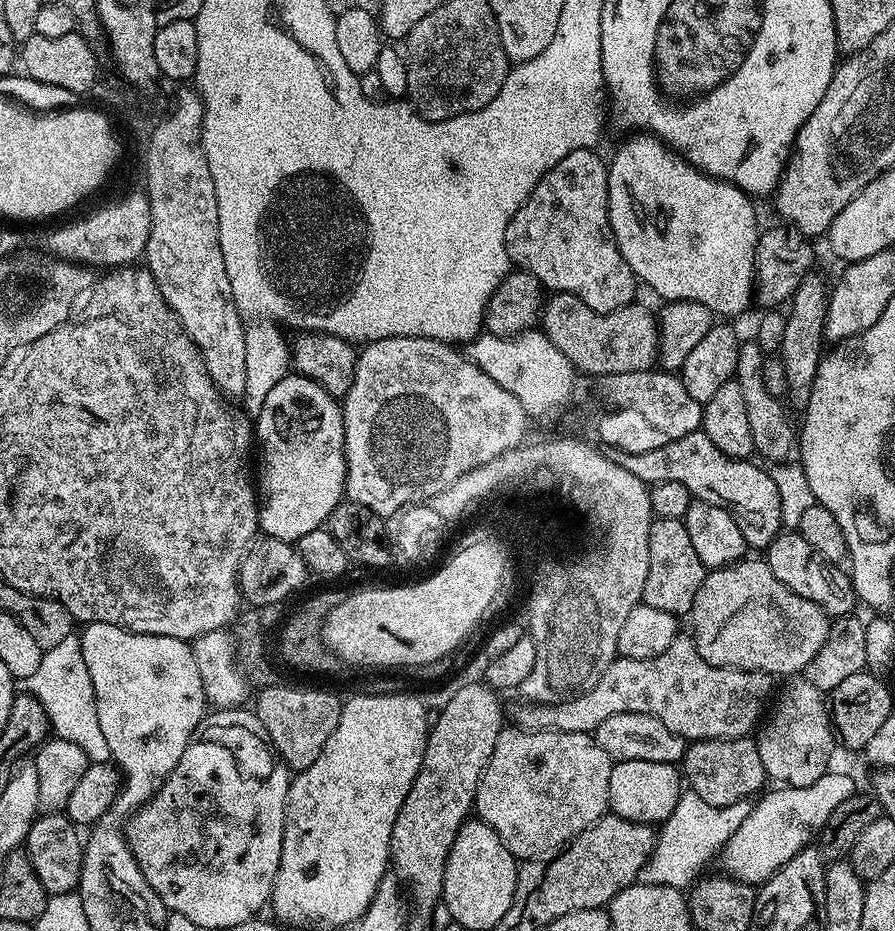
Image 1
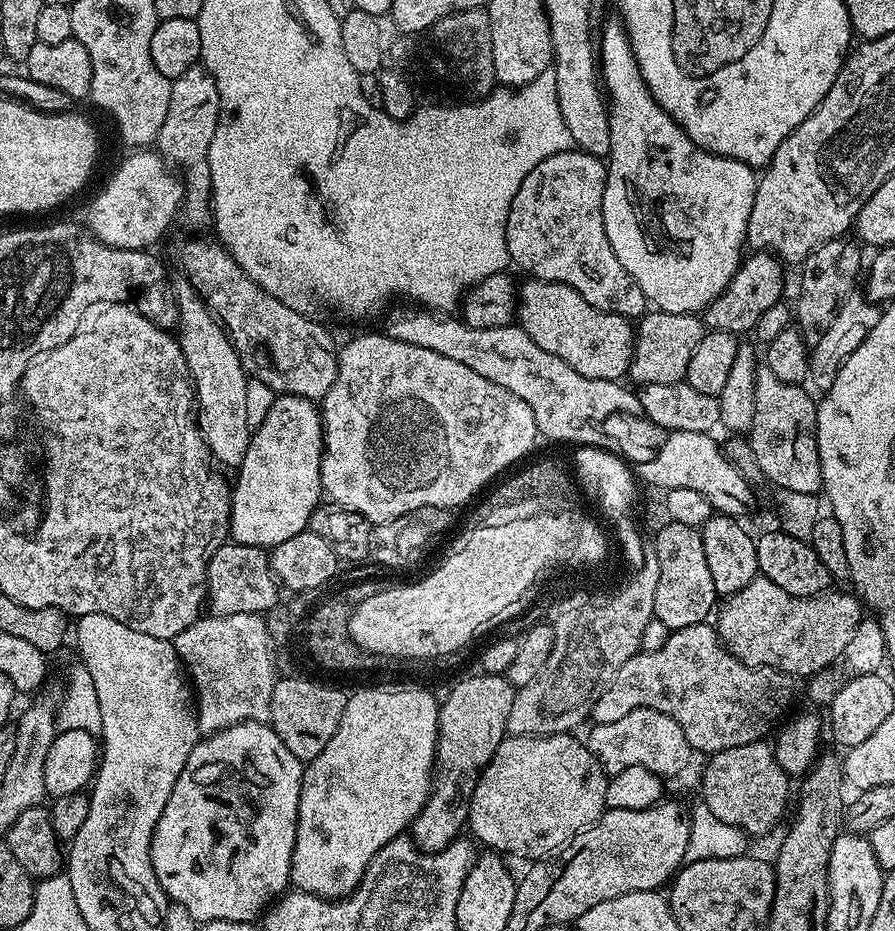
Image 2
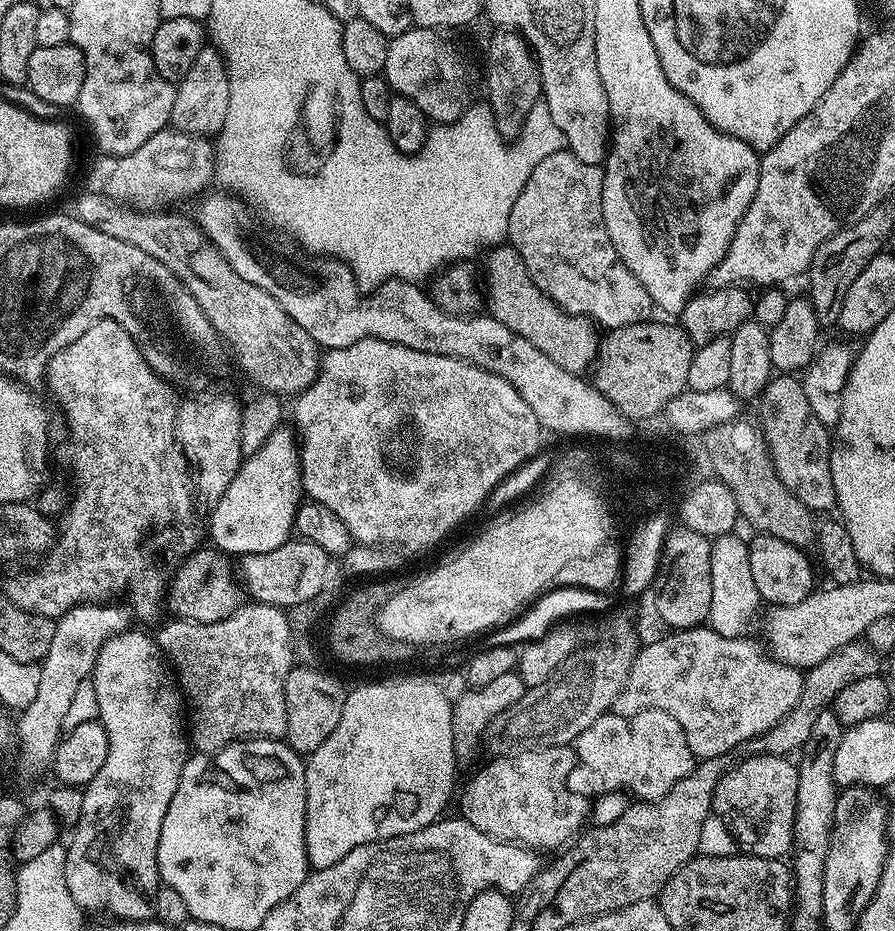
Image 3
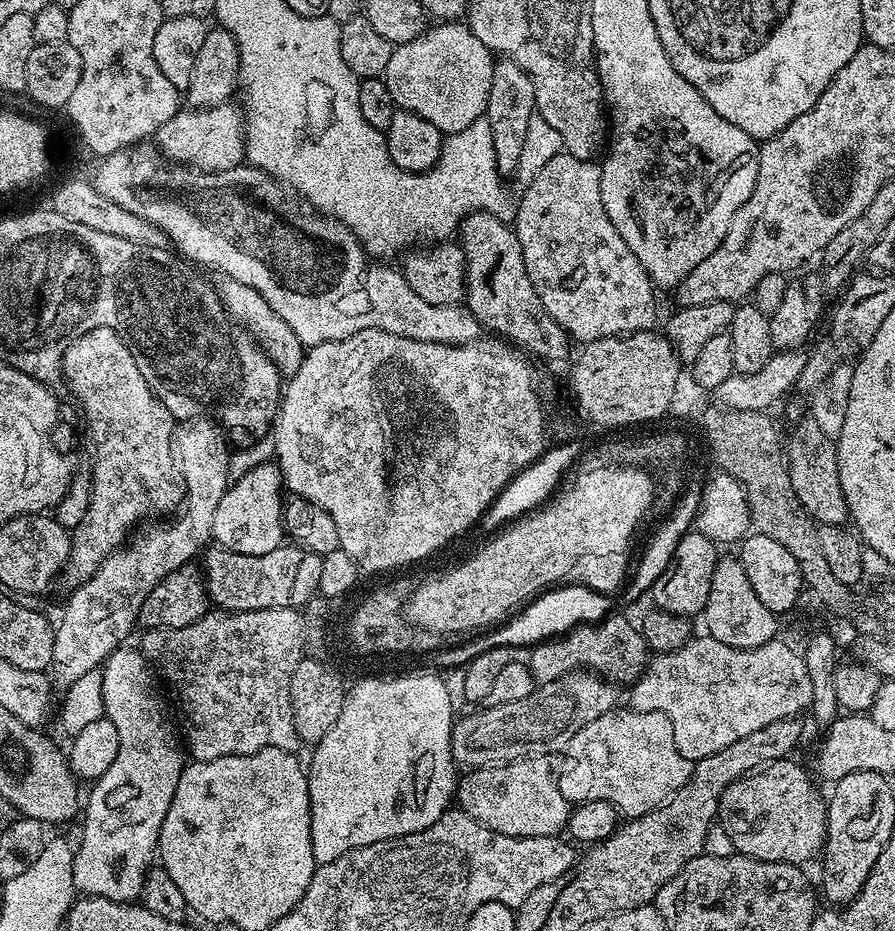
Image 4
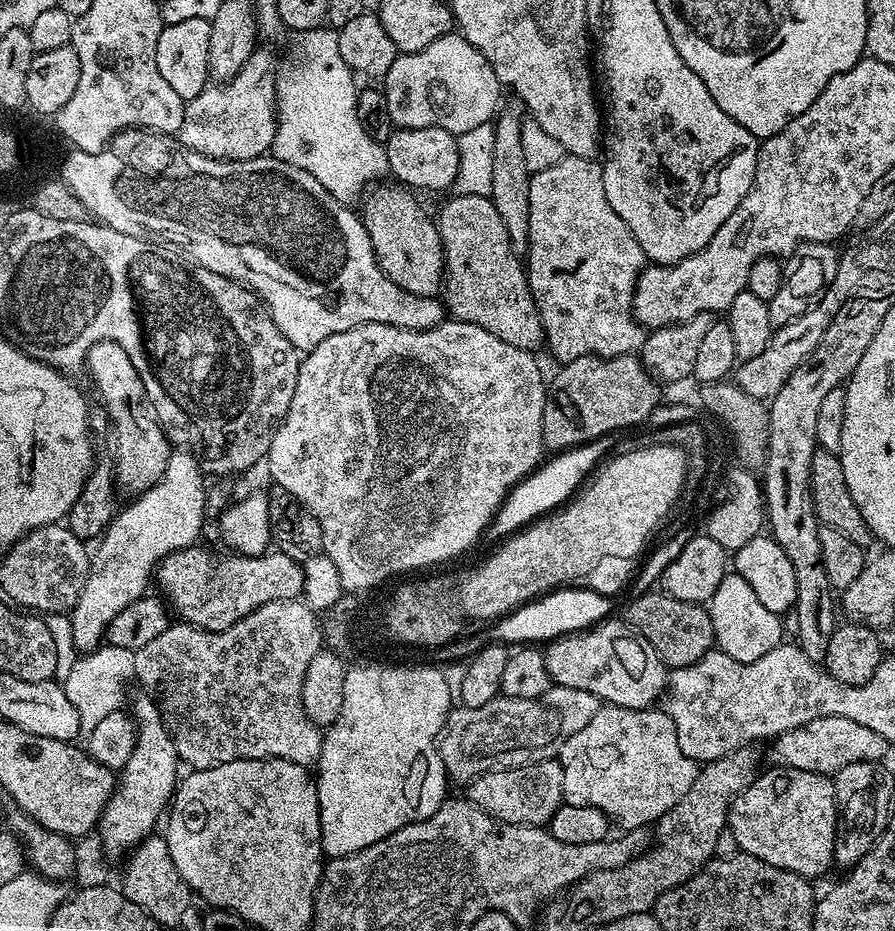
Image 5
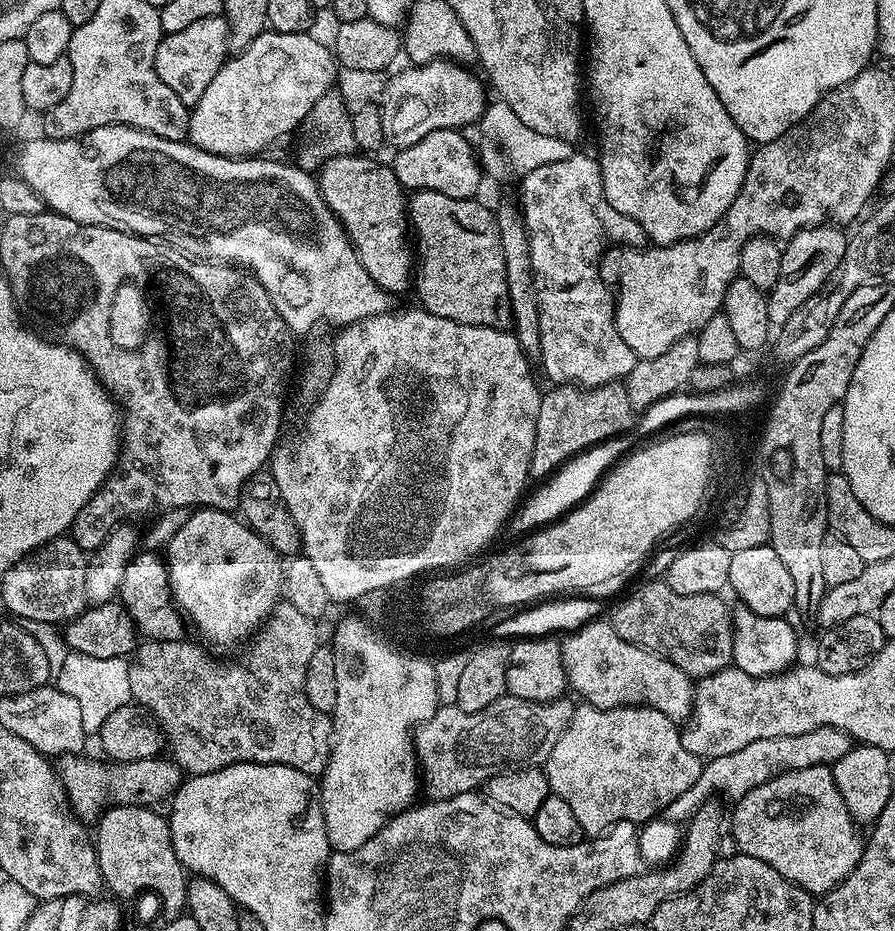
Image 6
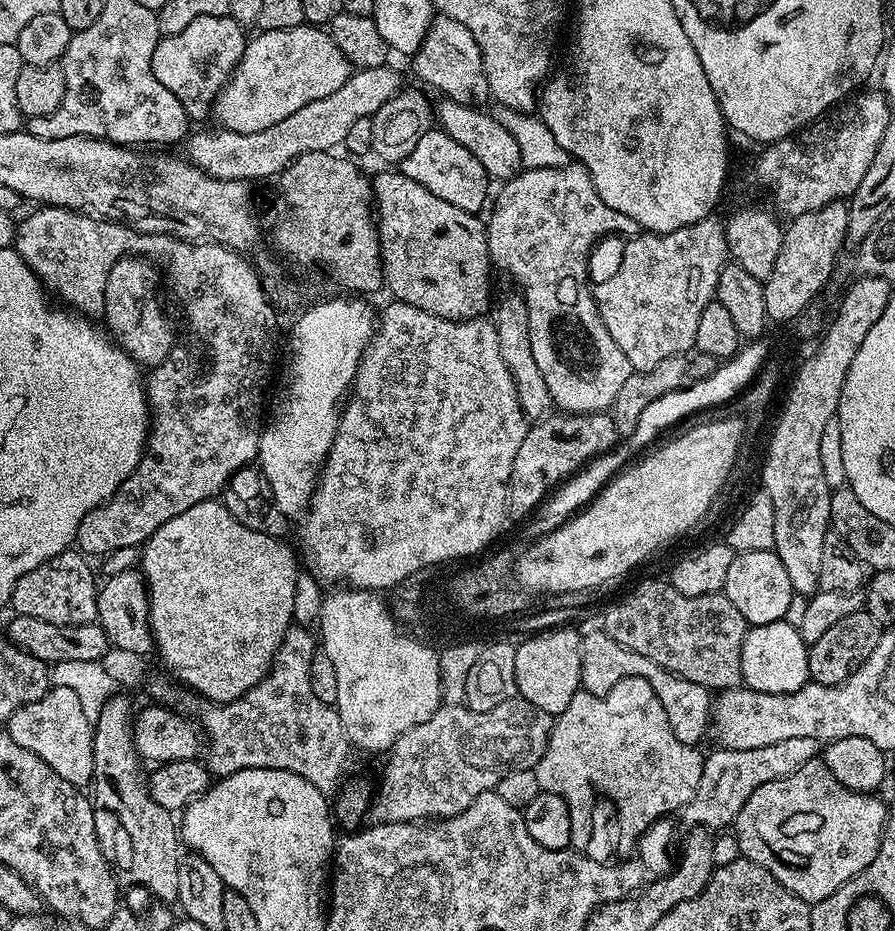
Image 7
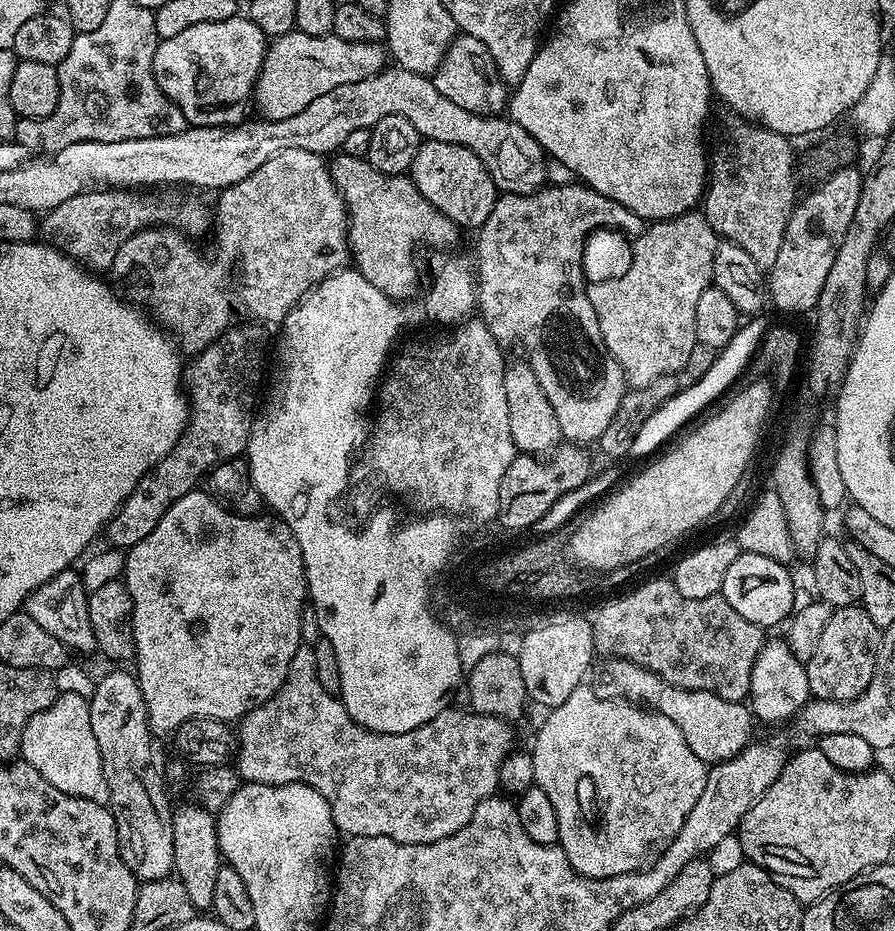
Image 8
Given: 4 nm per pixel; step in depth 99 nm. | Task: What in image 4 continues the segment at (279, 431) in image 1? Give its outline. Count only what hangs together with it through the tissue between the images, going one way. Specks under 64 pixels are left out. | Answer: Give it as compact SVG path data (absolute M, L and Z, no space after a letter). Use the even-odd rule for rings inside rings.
M256 462L245 476L240 476L231 481L222 494L222 502L218 502L218 510L214 510L214 526L212 535L215 543L221 548L228 548L238 554L270 554L270 550L281 547L285 539L284 531L284 506L286 503L284 475L281 474L279 467L275 463L260 464Z

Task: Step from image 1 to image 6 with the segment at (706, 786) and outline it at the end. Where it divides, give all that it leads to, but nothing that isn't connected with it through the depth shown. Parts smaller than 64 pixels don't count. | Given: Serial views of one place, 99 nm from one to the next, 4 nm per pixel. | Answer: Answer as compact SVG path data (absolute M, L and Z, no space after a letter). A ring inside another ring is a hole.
M827 764L782 774L750 790L750 794L735 801L733 808L736 809L732 812L730 835L736 840L737 849L745 856L766 862L766 866L778 870L782 878L813 894L829 892L843 882L852 873L854 866L858 866L866 847L865 837L860 837L861 829L846 810L846 802Z

